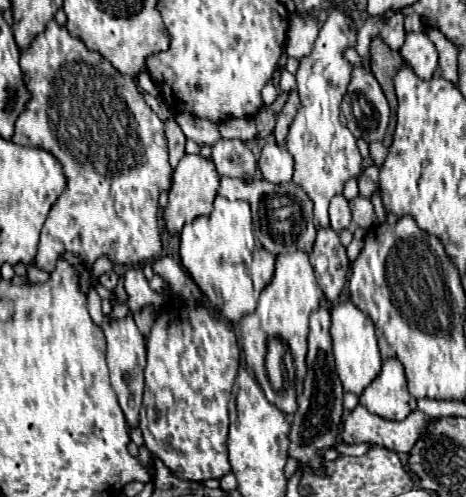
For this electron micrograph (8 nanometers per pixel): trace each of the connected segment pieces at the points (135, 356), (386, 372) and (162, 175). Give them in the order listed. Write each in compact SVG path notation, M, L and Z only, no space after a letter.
M96 290L88 292L88 310L92 320L102 328L106 340L108 340L108 352L106 352L106 362L108 362L108 370L110 370L110 380L112 380L112 388L118 396L118 404L124 412L126 418L126 426L128 430L138 426L138 412L142 408L142 390L144 390L144 368L146 368L146 340L142 336L142 332L138 330L138 326L134 324L134 318L128 316L124 320L112 320L108 322L104 318L104 312L100 310L100 298L96 294Z
M386 358L380 370L380 376L362 392L360 404L368 408L368 412L386 418L386 420L404 420L410 412L416 410L416 398L410 396L408 386L406 386L406 376L404 376L404 366L396 358Z
M56 20L46 24L46 30L34 36L28 48L20 54L20 66L28 76L32 100L28 112L20 114L12 140L20 146L38 146L52 152L64 166L68 186L52 206L46 224L42 226L38 254L34 266L52 272L62 252L74 252L84 258L88 266L102 254L110 256L114 264L136 266L160 254L160 226L158 226L158 196L172 186L172 168L168 162L168 148L162 120L152 112L138 92L132 76L120 74L98 52L90 52L84 44L72 38Z

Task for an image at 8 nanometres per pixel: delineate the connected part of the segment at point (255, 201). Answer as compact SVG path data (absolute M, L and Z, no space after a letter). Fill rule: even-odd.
M222 176L218 194L226 196L228 200L244 200L244 202L248 202L252 206L254 236L260 240L260 244L272 256L286 254L286 252L296 252L296 250L304 250L304 252L312 250L312 244L314 244L314 238L316 238L312 200L294 182L270 184L264 178L260 178L260 180L258 178L240 180L240 178Z

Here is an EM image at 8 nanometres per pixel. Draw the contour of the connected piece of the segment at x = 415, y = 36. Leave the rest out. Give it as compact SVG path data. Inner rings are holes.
M408 32L400 54L418 76L428 76L428 80L432 78L438 66L438 52L424 32Z

